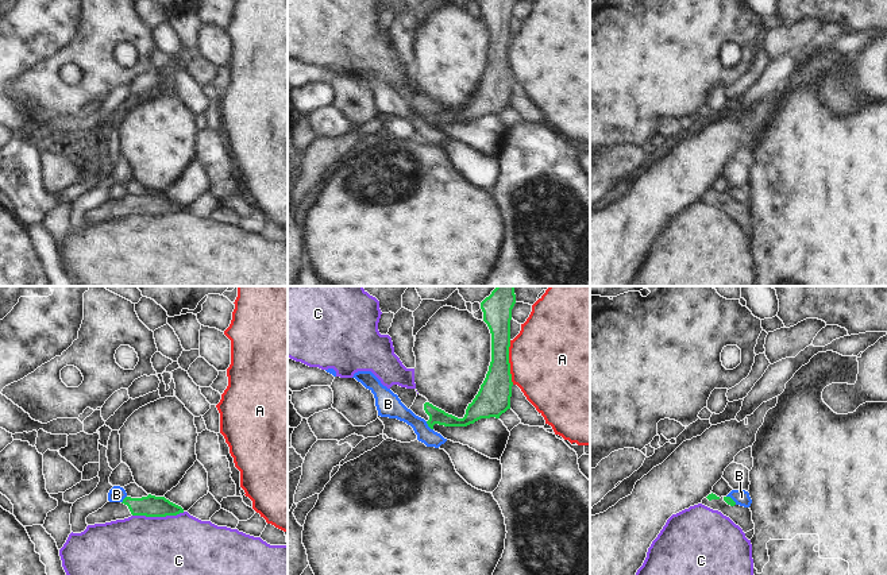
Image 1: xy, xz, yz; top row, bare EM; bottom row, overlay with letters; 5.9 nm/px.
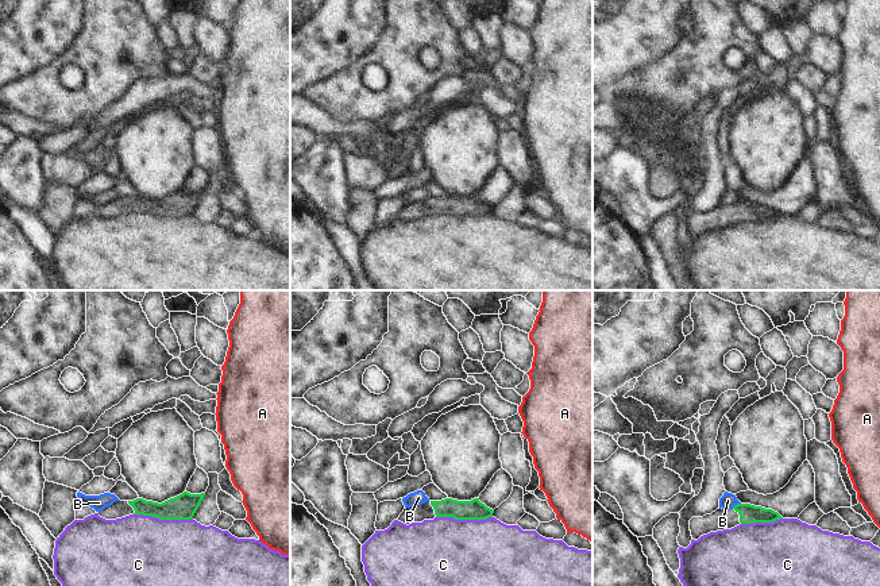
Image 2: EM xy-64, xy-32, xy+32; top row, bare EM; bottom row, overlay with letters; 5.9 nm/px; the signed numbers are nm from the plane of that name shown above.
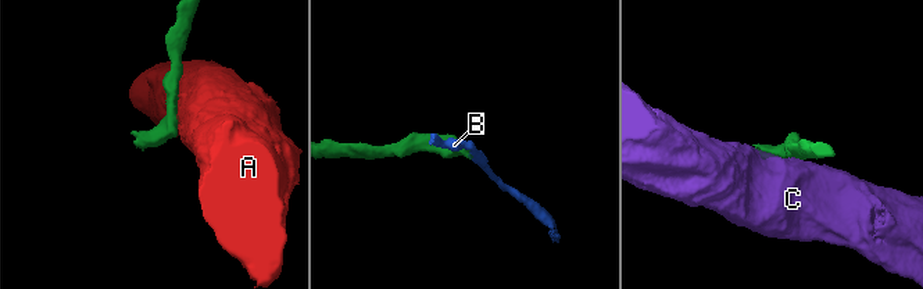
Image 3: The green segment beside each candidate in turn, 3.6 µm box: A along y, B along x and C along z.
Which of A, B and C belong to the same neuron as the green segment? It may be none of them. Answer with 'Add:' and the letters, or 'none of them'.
Add: none of them

